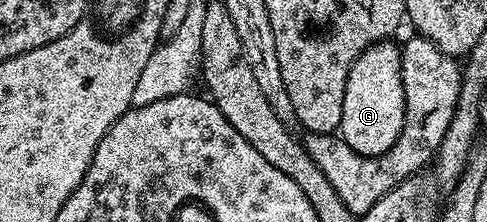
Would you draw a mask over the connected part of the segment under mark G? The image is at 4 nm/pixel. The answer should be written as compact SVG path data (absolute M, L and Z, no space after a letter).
M393 39L368 46L352 64L344 90L344 110L338 132L356 154L379 156L396 142L406 117L402 81L402 49Z

